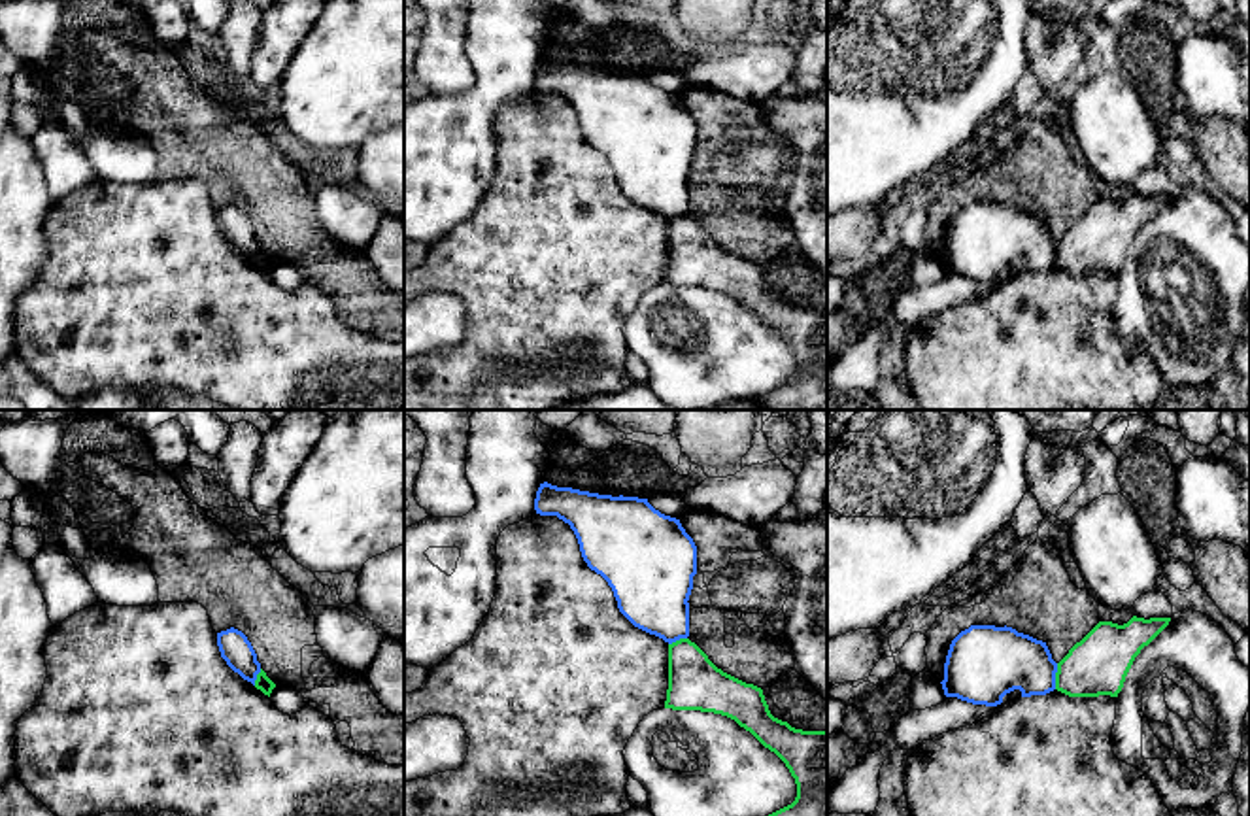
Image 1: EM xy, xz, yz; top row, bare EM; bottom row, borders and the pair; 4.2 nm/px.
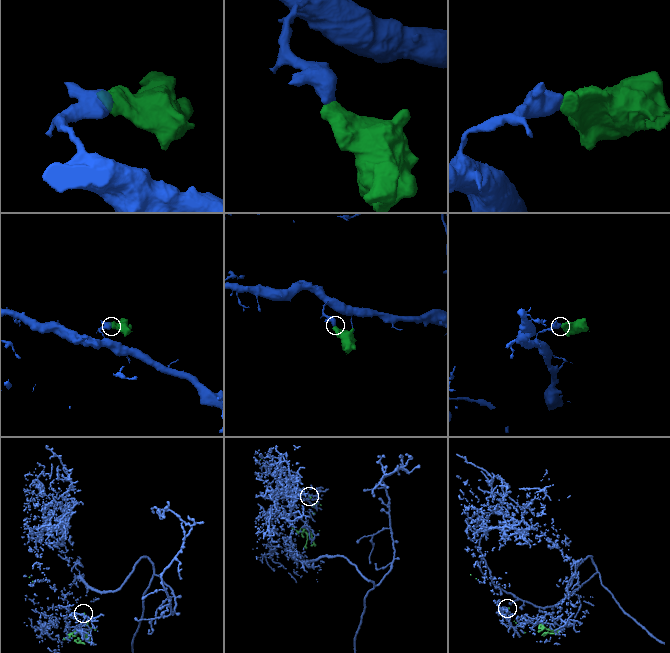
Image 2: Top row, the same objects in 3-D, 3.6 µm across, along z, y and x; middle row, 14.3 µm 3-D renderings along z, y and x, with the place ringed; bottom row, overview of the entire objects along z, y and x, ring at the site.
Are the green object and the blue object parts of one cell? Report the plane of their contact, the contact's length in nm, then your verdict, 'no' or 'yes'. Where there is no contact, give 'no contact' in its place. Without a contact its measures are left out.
meets green in yz; contact 110 nm long; no

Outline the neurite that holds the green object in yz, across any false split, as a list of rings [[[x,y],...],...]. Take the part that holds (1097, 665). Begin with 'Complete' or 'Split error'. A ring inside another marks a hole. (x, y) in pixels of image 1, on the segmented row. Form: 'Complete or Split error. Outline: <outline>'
Complete. Outline: [[[1137,616],[1123,625],[1099,621],[1057,663],[1056,689],[1069,697],[1118,697],[1135,657],[1169,621]]]

